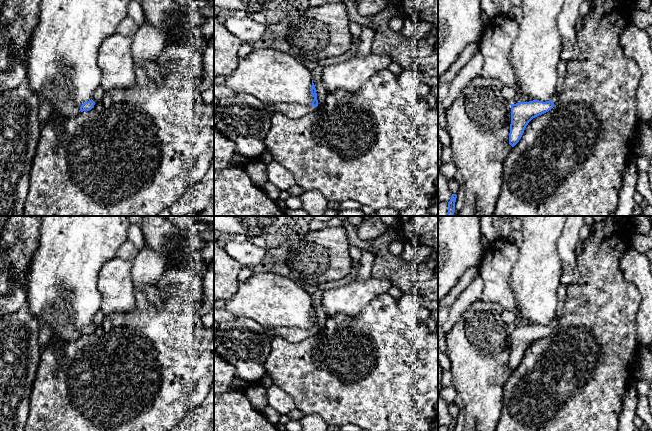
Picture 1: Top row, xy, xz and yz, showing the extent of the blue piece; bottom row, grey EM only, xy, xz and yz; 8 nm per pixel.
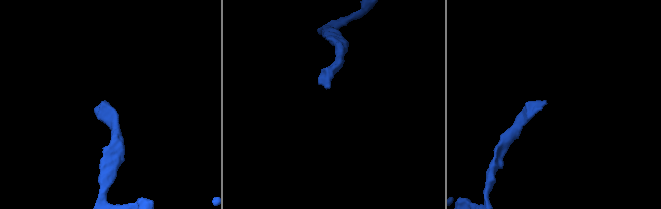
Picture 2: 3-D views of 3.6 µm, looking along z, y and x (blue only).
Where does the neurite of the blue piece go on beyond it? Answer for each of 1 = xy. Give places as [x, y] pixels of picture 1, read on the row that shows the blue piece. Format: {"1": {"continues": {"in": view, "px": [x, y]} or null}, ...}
{"1": {"continues": {"in": "xy", "px": [68, 109]}}}

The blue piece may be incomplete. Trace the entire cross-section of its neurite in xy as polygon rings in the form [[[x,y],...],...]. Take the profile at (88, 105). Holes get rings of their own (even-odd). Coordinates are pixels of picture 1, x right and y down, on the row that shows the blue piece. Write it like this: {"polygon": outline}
{"polygon": [[[91,99],[81,106],[75,106],[73,102],[56,102],[53,104],[54,108],[64,116],[73,117],[79,115],[83,111],[91,110],[95,105],[95,102]]]}

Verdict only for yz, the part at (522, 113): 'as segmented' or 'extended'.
extended

